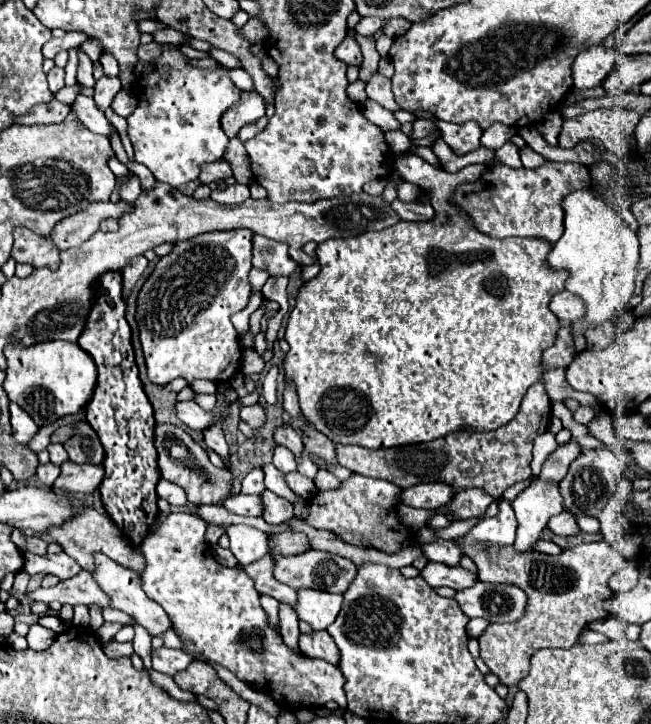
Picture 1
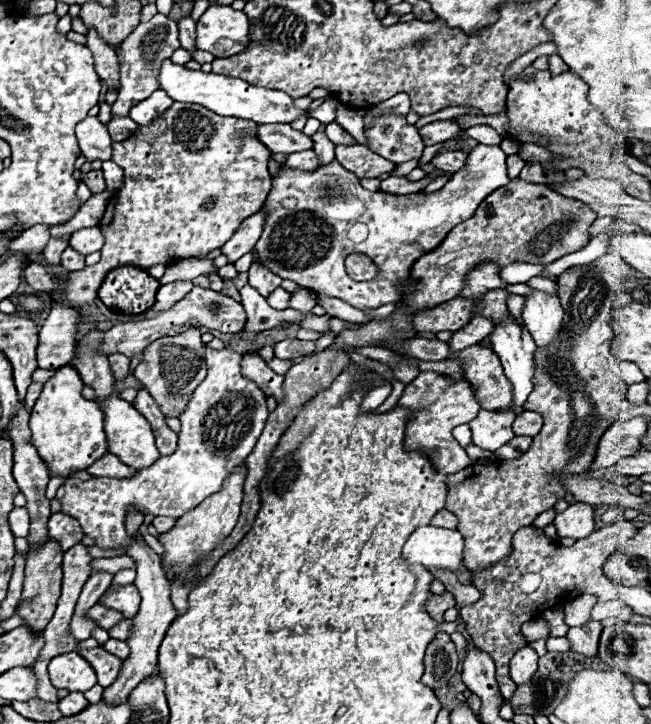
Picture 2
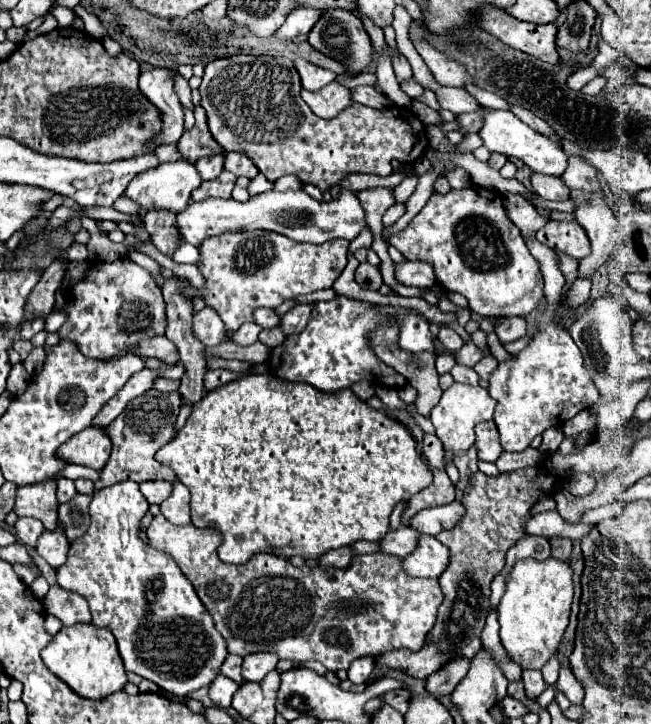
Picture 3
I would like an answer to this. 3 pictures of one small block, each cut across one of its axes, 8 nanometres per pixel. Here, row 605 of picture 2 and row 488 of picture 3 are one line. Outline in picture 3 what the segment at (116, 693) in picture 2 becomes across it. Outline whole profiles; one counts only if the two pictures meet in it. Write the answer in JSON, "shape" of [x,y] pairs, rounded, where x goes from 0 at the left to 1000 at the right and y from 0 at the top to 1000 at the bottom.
{"shape":[[[218,666],[215,677],[230,696],[249,696],[264,680],[261,669],[264,666]]]}

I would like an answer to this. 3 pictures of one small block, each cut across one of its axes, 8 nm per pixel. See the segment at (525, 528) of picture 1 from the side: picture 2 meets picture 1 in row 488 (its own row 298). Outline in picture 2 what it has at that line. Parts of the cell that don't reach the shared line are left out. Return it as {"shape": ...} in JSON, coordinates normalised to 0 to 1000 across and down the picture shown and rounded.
{"shape":[[[817,401],[808,409],[802,442],[826,478],[839,478],[860,464],[863,439],[866,425],[860,423],[857,409],[842,409],[839,403],[829,401]]]}

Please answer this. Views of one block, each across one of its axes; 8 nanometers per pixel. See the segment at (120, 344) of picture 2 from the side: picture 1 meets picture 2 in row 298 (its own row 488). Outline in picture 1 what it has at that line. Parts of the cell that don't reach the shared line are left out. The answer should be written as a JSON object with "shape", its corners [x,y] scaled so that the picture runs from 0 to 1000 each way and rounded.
{"shape":[[[264,586],[240,588],[240,605],[237,616],[243,622],[243,649],[246,660],[255,660],[258,666],[267,666],[286,677],[289,693],[295,696],[335,696],[356,685],[356,652],[350,646],[332,646],[316,624],[301,613],[280,591],[270,591]]]}

